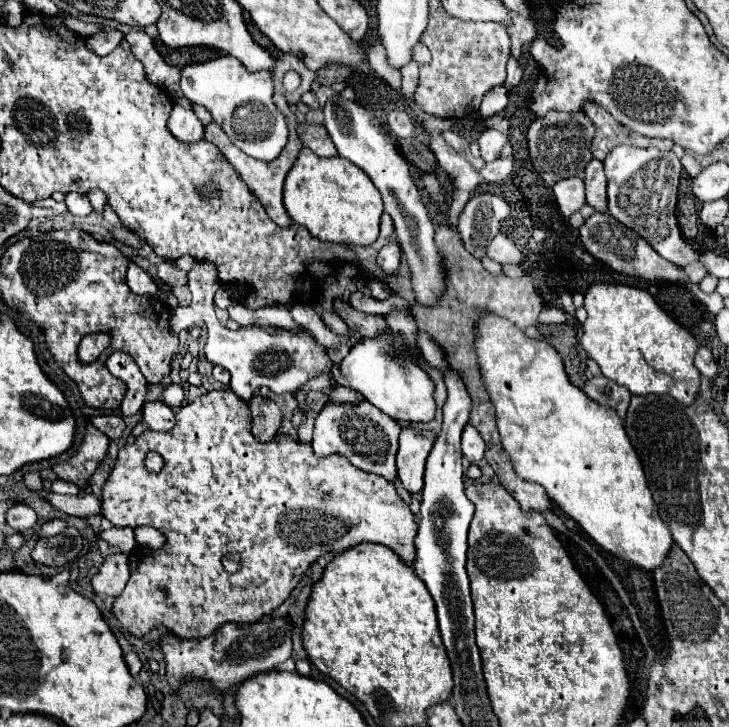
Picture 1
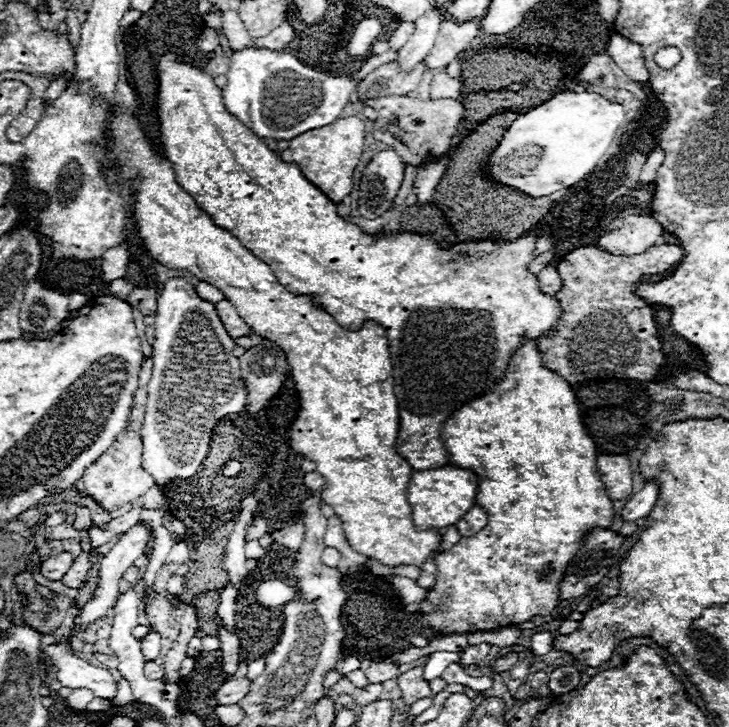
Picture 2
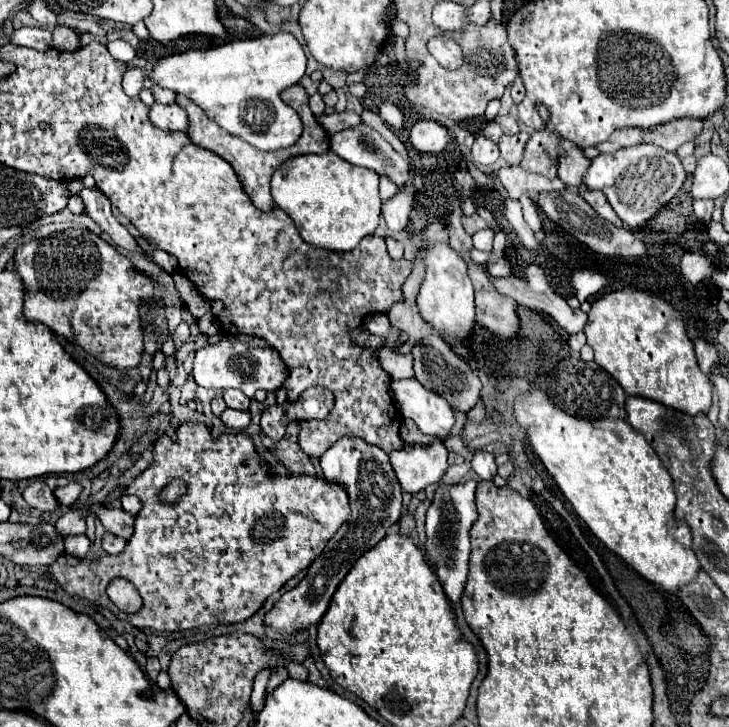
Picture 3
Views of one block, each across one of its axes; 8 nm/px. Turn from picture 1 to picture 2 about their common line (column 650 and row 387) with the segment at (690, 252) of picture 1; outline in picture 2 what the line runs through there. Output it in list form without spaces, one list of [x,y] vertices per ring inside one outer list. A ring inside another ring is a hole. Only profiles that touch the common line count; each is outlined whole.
[[[174,276],[164,282],[164,288],[160,288],[158,296],[158,312],[154,322],[154,372],[148,384],[148,404],[146,404],[146,416],[142,426],[142,464],[152,474],[156,484],[166,484],[174,478],[190,478],[208,456],[210,448],[210,436],[214,430],[214,424],[226,414],[240,412],[246,406],[248,390],[242,380],[240,362],[232,354],[234,340],[228,336],[224,324],[220,322],[220,316],[216,312],[216,306],[208,300],[202,300],[192,286],[192,282],[186,276]]]

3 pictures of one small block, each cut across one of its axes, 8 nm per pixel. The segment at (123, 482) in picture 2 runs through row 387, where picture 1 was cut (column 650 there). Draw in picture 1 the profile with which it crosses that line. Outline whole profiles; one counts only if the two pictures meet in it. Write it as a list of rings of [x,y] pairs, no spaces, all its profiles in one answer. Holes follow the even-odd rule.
[[[586,102],[584,104],[584,114],[594,122],[596,126],[596,136],[592,140],[592,154],[598,160],[604,160],[606,154],[620,146],[620,144],[630,144],[630,146],[640,146],[640,148],[648,148],[654,146],[658,150],[670,150],[672,142],[670,140],[658,140],[658,138],[646,138],[640,136],[632,130],[628,130],[626,126],[622,126],[618,120],[614,120],[614,116],[600,108],[596,102]]]

